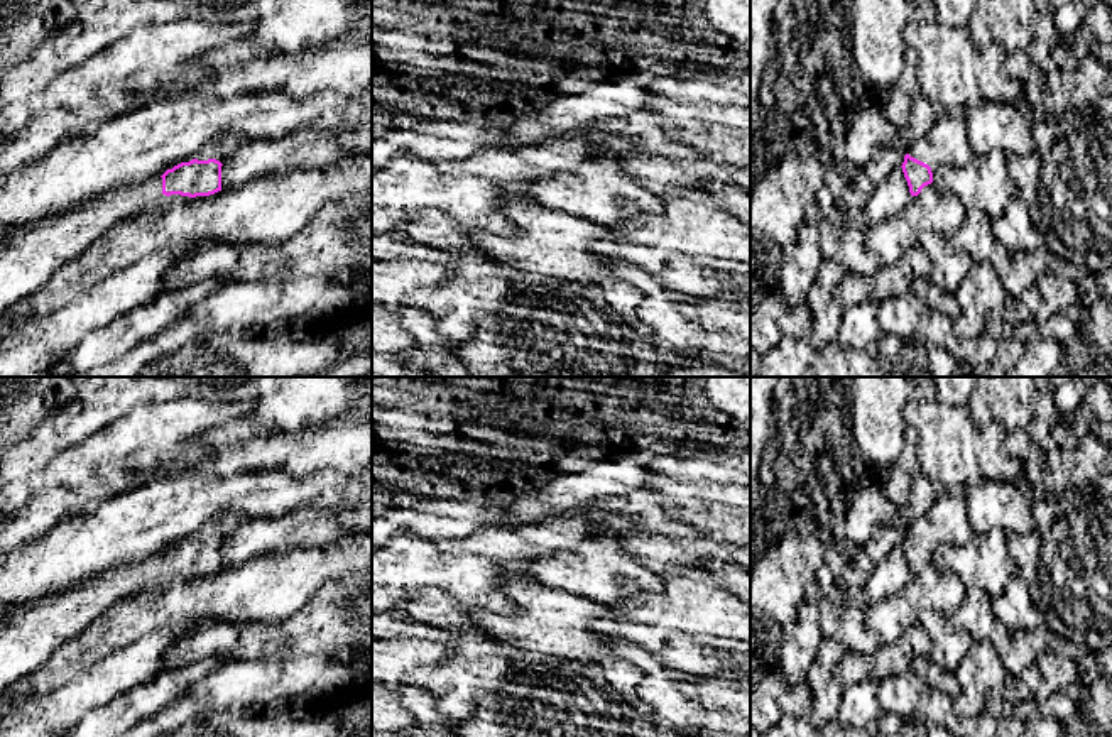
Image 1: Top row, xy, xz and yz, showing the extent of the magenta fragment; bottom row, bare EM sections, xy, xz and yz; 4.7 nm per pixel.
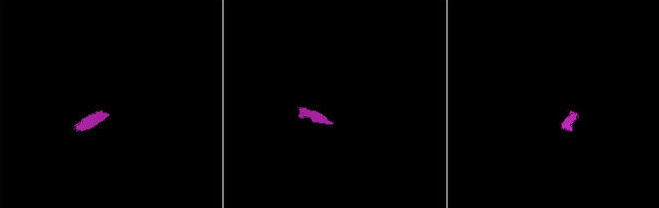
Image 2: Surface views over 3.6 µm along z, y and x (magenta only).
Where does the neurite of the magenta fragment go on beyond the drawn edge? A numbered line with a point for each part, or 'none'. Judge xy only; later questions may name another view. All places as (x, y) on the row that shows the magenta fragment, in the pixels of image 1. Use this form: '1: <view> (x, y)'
1: xy (223, 147)

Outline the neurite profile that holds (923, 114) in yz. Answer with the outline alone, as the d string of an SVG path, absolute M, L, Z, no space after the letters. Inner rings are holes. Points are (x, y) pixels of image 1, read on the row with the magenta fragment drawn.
M918 95L911 105L911 118L908 128L899 132L891 147L906 156L908 149L916 140L928 135L938 115L940 112L936 106L924 95Z

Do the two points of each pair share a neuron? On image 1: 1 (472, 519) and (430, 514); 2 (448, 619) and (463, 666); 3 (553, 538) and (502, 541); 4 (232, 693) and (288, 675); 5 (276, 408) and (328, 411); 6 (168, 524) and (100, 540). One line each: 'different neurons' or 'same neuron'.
1: same neuron
2: same neuron
3: same neuron
4: same neuron
5: same neuron
6: same neuron

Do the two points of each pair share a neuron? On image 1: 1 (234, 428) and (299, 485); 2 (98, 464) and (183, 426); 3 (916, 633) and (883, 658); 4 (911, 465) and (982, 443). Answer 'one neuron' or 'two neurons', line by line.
1: two neurons
2: one neuron
3: one neuron
4: two neurons

